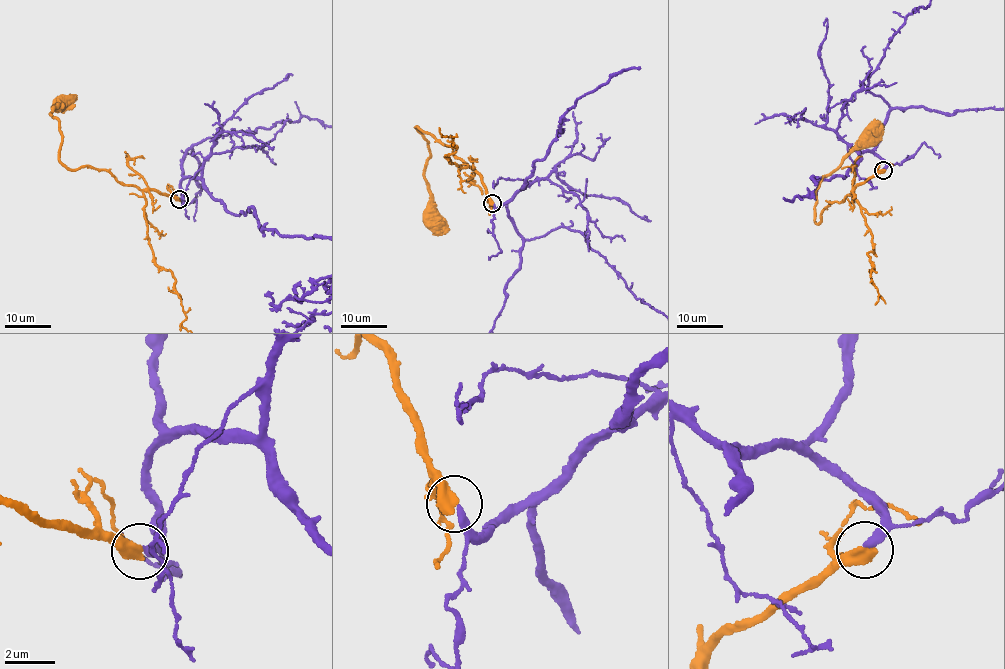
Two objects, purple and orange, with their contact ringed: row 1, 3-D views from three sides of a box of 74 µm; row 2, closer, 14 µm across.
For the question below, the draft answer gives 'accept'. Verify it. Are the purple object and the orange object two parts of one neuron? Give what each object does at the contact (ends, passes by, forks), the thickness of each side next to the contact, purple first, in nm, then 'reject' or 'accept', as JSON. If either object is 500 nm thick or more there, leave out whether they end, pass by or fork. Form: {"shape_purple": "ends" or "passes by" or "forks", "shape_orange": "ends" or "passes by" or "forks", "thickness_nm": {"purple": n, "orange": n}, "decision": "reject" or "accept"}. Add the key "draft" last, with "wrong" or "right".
{"thickness_nm": {"purple": 240, "orange": 550}, "decision": "accept", "draft": "right"}

